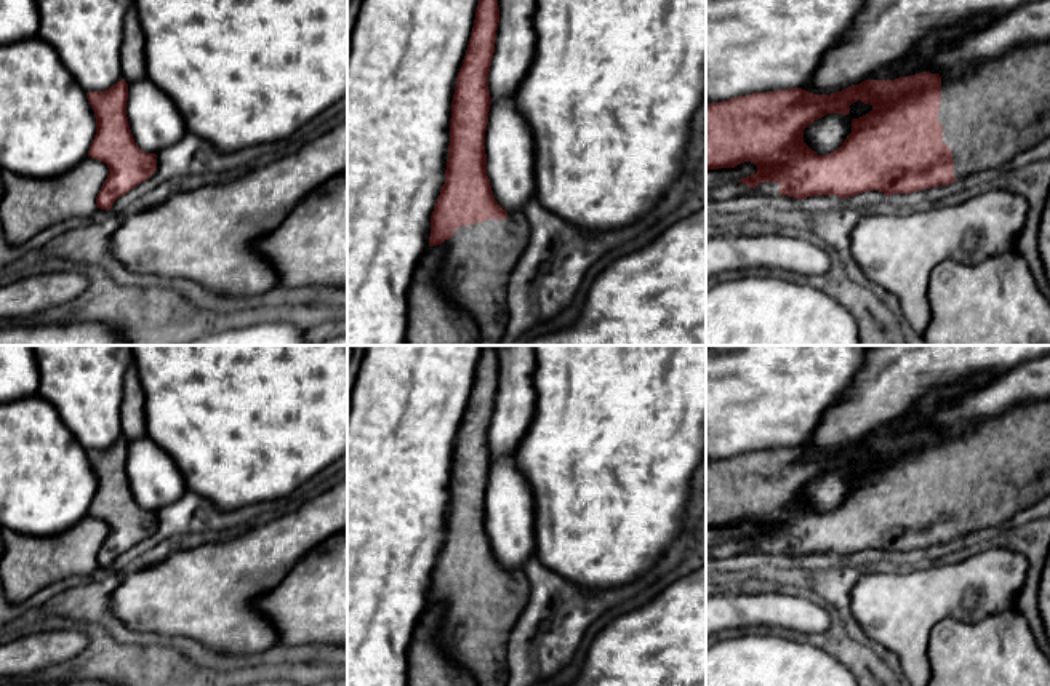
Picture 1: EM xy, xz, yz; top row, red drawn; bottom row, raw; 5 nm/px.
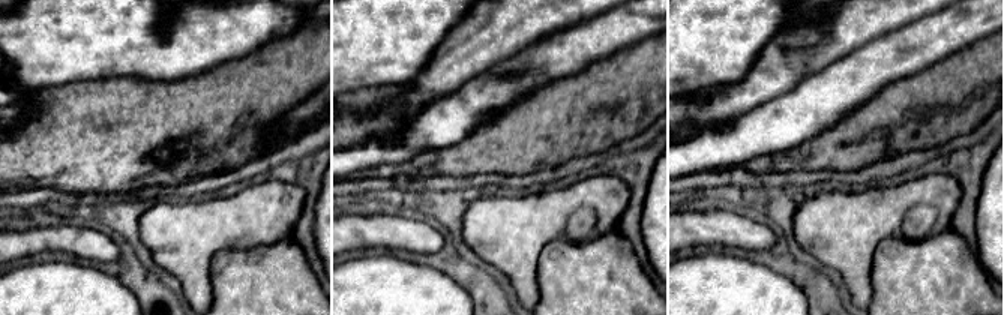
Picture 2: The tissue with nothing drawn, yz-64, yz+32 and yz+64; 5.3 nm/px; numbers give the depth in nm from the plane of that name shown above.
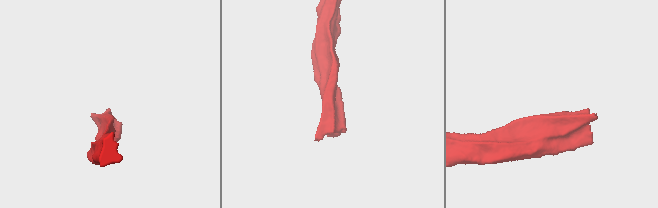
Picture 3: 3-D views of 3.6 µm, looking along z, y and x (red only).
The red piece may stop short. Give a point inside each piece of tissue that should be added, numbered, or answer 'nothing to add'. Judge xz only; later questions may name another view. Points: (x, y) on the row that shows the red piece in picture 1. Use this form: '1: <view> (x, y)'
1: xz (479, 258)

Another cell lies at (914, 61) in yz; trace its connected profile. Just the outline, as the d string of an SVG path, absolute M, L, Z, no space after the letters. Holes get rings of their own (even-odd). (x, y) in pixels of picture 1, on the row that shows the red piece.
M978 14L975 18L968 18L962 24L935 30L930 35L924 37L903 58L887 66L877 67L869 75L869 80L895 80L900 77L909 77L912 74L922 72L938 53L944 51L948 46L962 40L968 34L986 29L996 18L997 14Z

